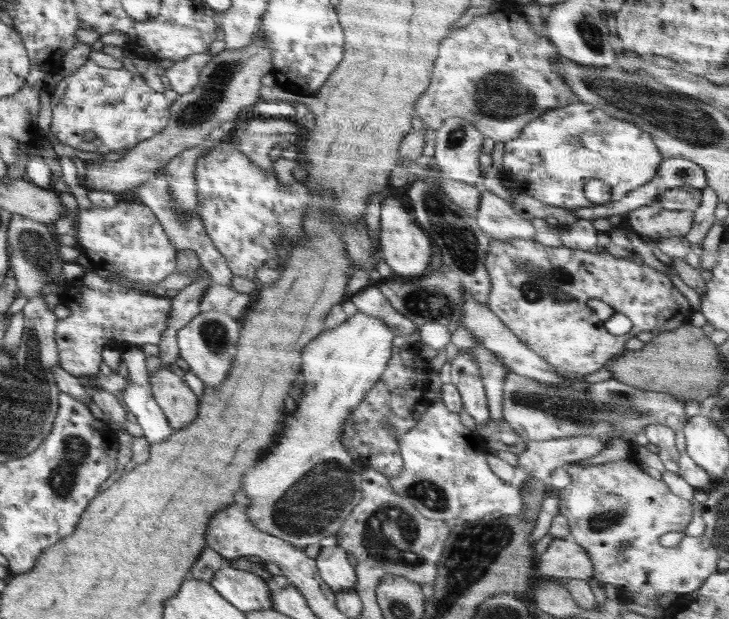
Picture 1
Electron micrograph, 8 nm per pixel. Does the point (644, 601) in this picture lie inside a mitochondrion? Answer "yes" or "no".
no

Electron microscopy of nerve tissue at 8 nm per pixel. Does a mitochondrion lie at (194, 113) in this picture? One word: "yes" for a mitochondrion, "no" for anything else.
yes

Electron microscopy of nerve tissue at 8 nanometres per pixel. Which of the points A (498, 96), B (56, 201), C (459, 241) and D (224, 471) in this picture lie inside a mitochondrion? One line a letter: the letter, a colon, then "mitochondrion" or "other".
A: mitochondrion
B: other
C: mitochondrion
D: other

